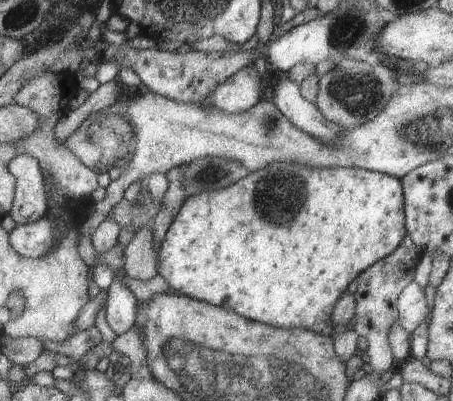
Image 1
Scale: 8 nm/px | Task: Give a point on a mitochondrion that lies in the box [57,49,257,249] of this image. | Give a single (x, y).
(215, 172)

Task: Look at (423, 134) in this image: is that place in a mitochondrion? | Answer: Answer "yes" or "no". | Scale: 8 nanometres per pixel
yes

